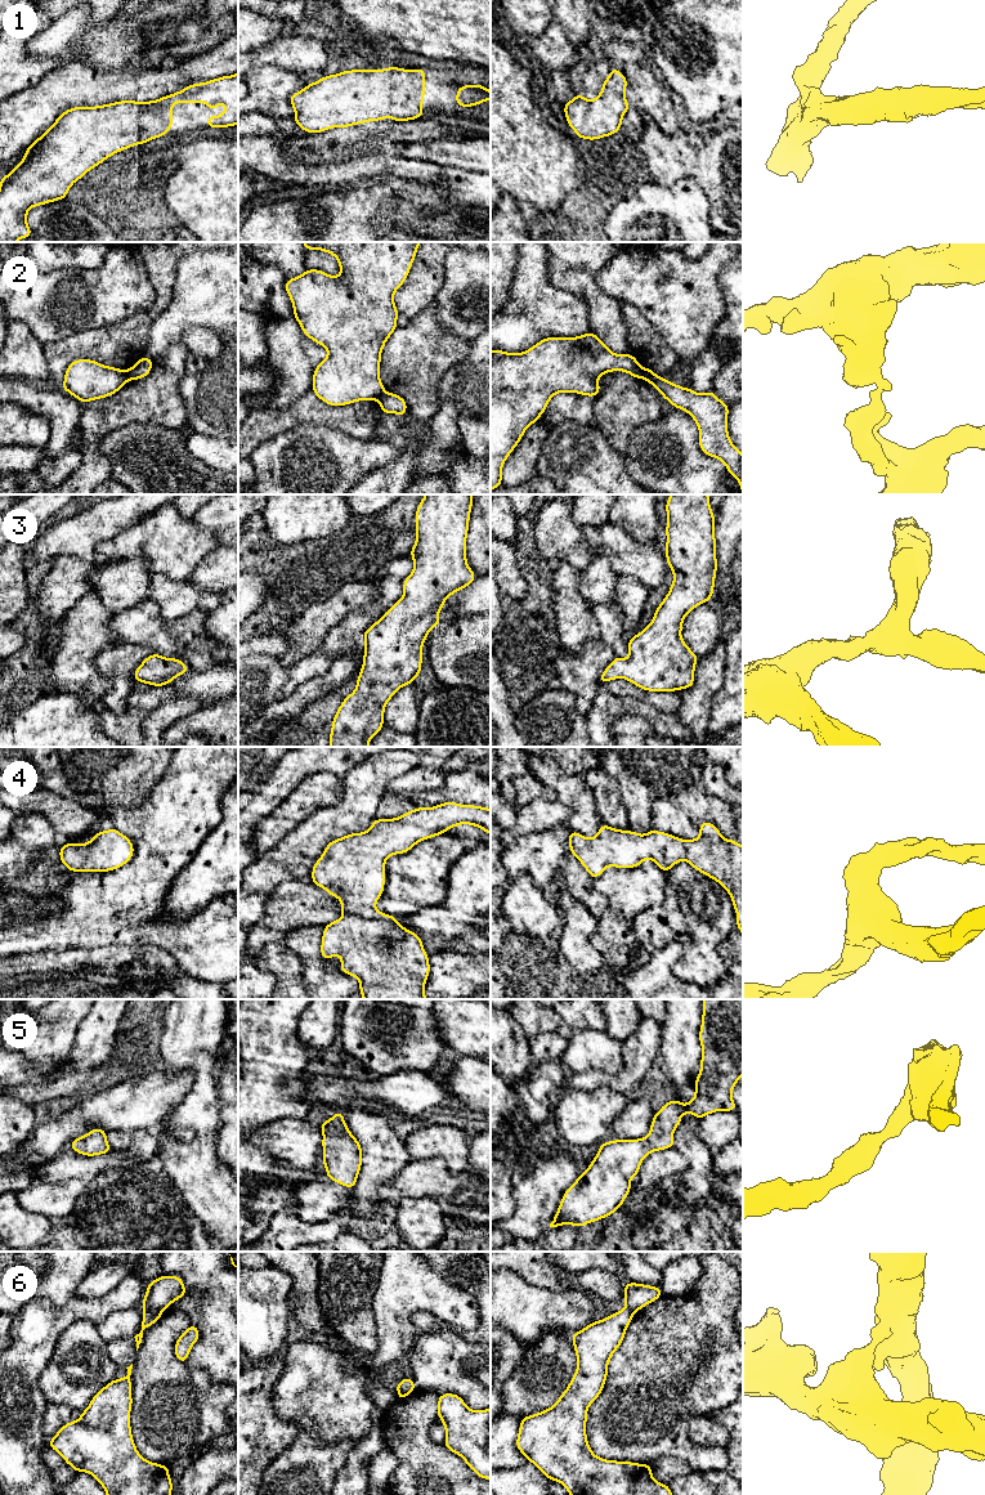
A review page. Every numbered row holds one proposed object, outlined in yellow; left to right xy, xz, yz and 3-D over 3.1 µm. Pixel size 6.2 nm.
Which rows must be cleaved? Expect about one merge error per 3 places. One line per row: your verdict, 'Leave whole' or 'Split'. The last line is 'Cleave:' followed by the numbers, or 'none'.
1: Leave whole
2: Split
3: Leave whole
4: Leave whole
5: Leave whole
6: Split
Cleave: 2, 6

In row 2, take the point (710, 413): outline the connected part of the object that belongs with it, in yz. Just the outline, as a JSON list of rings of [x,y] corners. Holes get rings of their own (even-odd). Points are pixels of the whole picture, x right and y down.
[[[643,368],[644,380],[652,384],[675,408],[688,412],[699,429],[699,447],[707,456],[724,462],[730,475],[740,484],[743,493],[743,455],[733,444],[727,431],[729,404],[711,390],[695,393]]]

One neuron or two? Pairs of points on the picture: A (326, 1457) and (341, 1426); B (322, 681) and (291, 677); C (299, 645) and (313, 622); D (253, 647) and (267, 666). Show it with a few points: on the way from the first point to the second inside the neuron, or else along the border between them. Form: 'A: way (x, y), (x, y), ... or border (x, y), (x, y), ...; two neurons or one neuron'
A: border (305, 1429), (323, 1444), (343, 1438), (356, 1442); two neurons
B: border (334, 662), (325, 672), (299, 685), (285, 698); two neurons
C: way (303, 640), (310, 627); one neuron
D: border (251, 654), (276, 654), (280, 657); two neurons

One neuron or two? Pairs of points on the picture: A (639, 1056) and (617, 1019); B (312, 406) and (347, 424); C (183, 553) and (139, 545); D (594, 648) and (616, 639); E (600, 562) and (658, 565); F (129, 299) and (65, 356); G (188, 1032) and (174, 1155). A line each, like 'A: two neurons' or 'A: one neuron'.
A: two neurons
B: one neuron
C: one neuron
D: two neurons
E: two neurons
F: two neurons
G: one neuron

